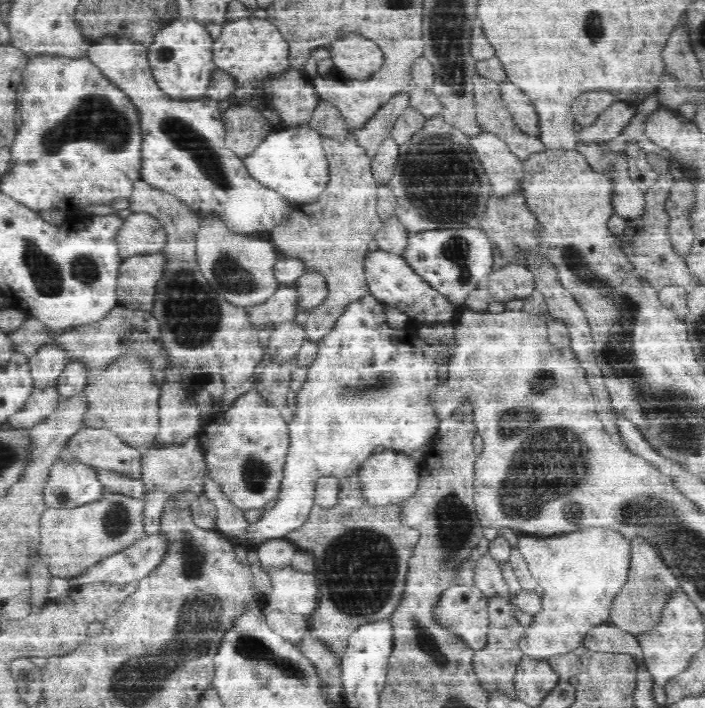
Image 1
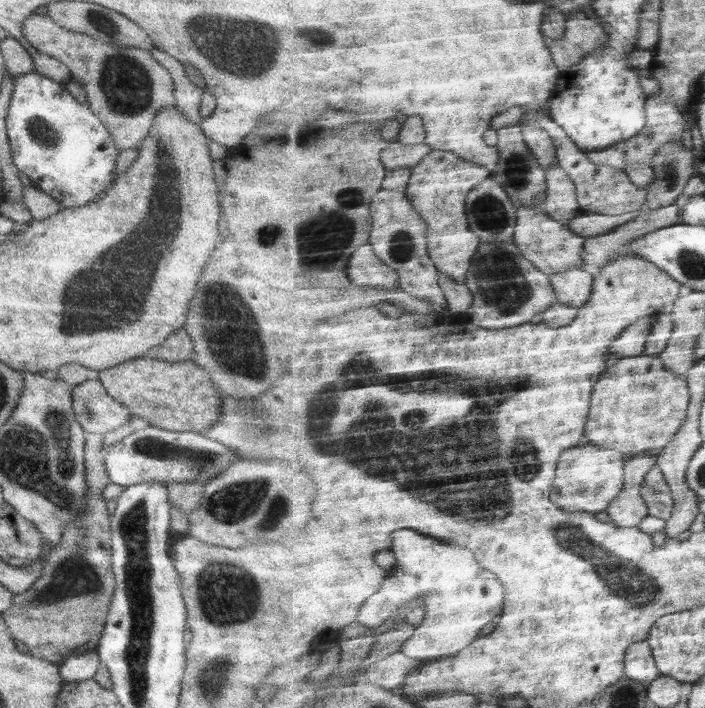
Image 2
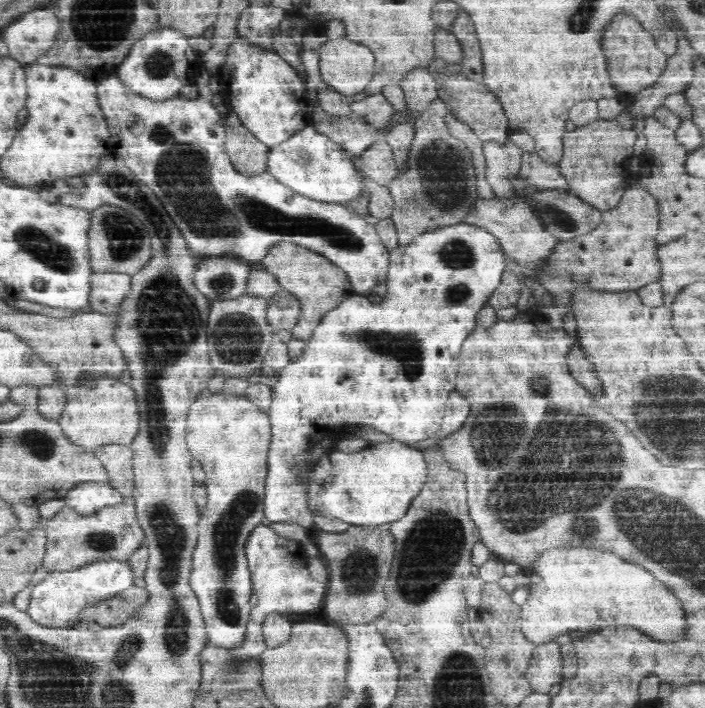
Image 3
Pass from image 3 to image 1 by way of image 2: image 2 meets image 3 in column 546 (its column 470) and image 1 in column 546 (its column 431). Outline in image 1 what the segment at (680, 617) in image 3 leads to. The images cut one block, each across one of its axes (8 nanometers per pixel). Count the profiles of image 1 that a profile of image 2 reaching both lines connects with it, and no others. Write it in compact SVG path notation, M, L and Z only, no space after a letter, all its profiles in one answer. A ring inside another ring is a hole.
M608 526L586 527L584 530L578 529L561 535L524 534L519 537L517 548L523 554L527 566L530 566L531 576L540 584L538 592L544 592L541 598L544 602L542 612L536 614L534 622L526 627L525 636L519 643L521 651L526 657L542 661L556 655L572 653L572 650L583 645L586 634L593 626L606 620L606 606L622 586L628 572L630 539Z

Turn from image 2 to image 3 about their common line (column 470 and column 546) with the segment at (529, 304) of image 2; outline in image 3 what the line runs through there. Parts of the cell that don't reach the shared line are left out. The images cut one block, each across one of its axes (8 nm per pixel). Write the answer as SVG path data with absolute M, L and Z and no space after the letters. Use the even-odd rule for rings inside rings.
M635 179L626 189L622 200L613 209L603 213L602 222L590 232L575 236L573 239L562 241L553 255L549 258L549 265L535 277L559 300L557 307L546 307L541 312L547 316L550 328L562 329L562 314L566 308L571 308L568 292L574 286L574 280L587 280L594 288L602 290L637 290L643 286L660 281L662 278L662 261L659 257L660 244L657 241L661 225L661 208L658 199L642 186L641 181Z

